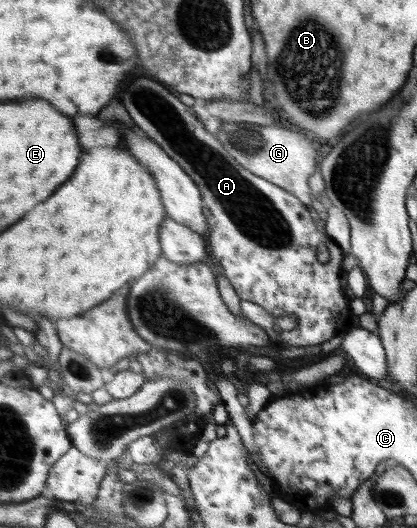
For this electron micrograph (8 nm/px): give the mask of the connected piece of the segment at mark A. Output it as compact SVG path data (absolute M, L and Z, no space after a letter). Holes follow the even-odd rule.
M147 75L133 76L131 83L127 84L124 93L120 95L120 100L135 125L141 128L147 137L155 140L155 143L158 143L202 190L209 216L213 218L207 241L210 243L215 259L224 269L224 276L229 279L240 299L261 305L274 318L285 317L285 315L296 317L297 327L293 331L276 329L287 348L303 349L319 346L335 336L352 330L354 314L349 308L351 299L341 288L339 280L344 273L342 261L345 255L337 243L333 242L326 233L318 230L317 223L310 216L307 206L298 197L290 191L285 191L278 184L255 175L254 172L243 167L234 156L227 155L228 151L225 151L219 143L221 140L203 129L203 125L193 115L191 106L179 103L179 99L173 97L165 89L165 85L161 87L153 78ZM322 243L325 243L330 253L326 263L319 262L316 256L317 246Z

